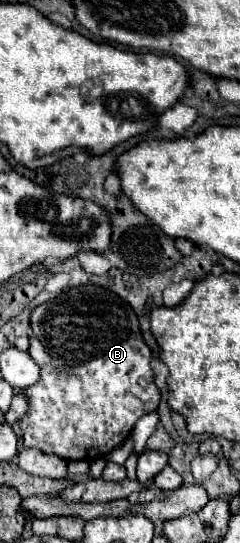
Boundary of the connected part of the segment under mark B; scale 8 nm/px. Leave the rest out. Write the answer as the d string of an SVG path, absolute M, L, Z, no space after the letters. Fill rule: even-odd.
M79 286L37 306L31 312L27 352L41 368L41 376L31 388L21 390L27 398L27 412L21 420L17 420L17 424L21 426L25 446L39 448L65 460L93 462L97 458L105 458L105 454L121 446L129 438L135 422L159 406L161 396L149 366L151 350L143 342L139 320L133 308L111 290L99 286Z

